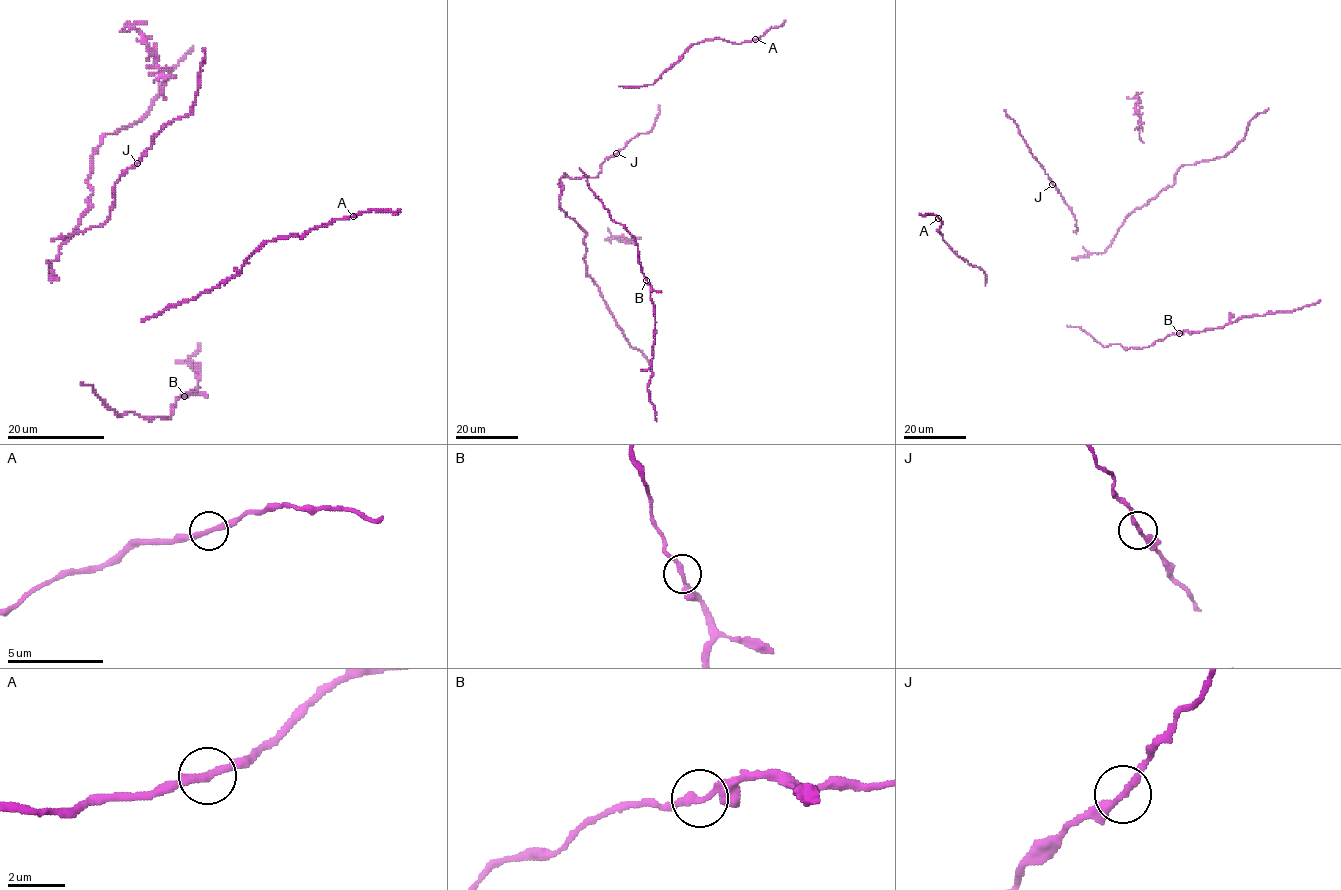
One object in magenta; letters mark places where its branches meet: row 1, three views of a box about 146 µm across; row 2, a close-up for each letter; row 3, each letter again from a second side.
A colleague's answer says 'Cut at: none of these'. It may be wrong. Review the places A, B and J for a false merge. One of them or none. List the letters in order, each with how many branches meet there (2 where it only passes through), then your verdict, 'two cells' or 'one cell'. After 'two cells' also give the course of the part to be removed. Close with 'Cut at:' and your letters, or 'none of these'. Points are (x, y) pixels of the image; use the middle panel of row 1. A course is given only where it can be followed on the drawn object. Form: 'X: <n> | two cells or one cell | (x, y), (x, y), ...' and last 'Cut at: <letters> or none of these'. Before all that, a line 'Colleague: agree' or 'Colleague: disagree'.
Colleague: agree
A: 2 | one cell
B: 2 | one cell
J: 2 | one cell
Cut at: none of these

